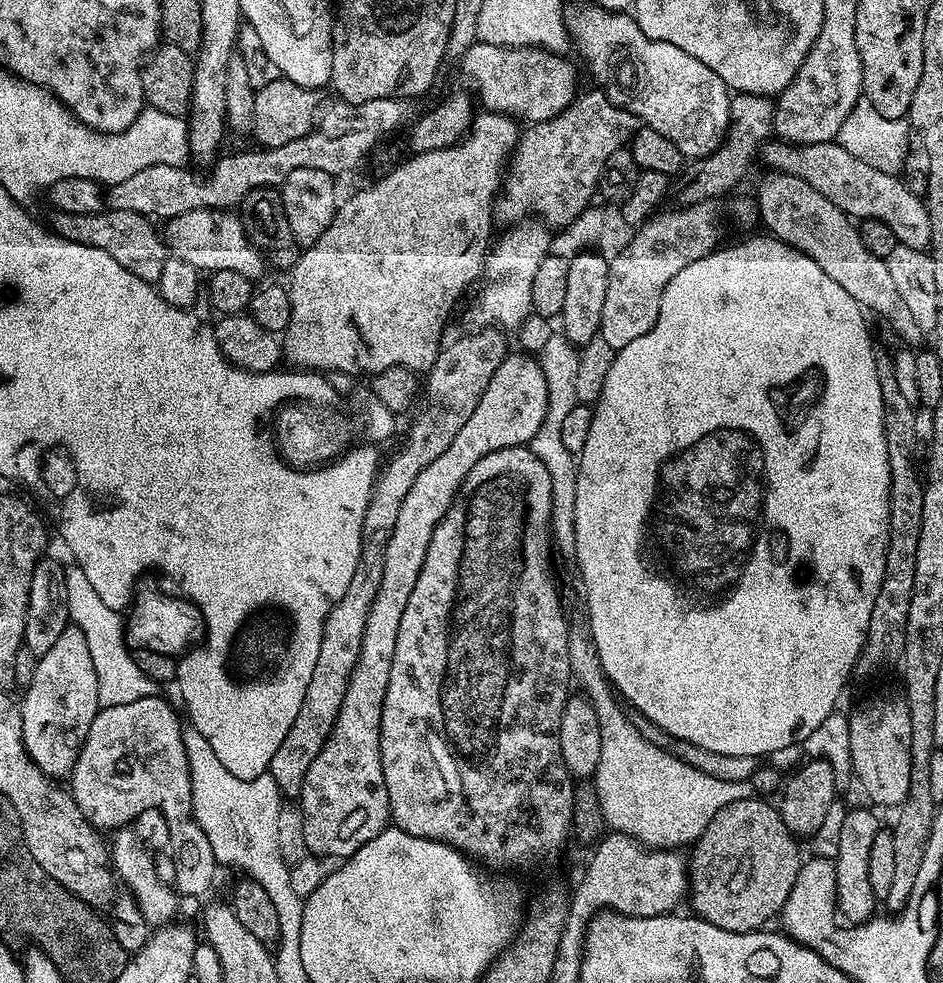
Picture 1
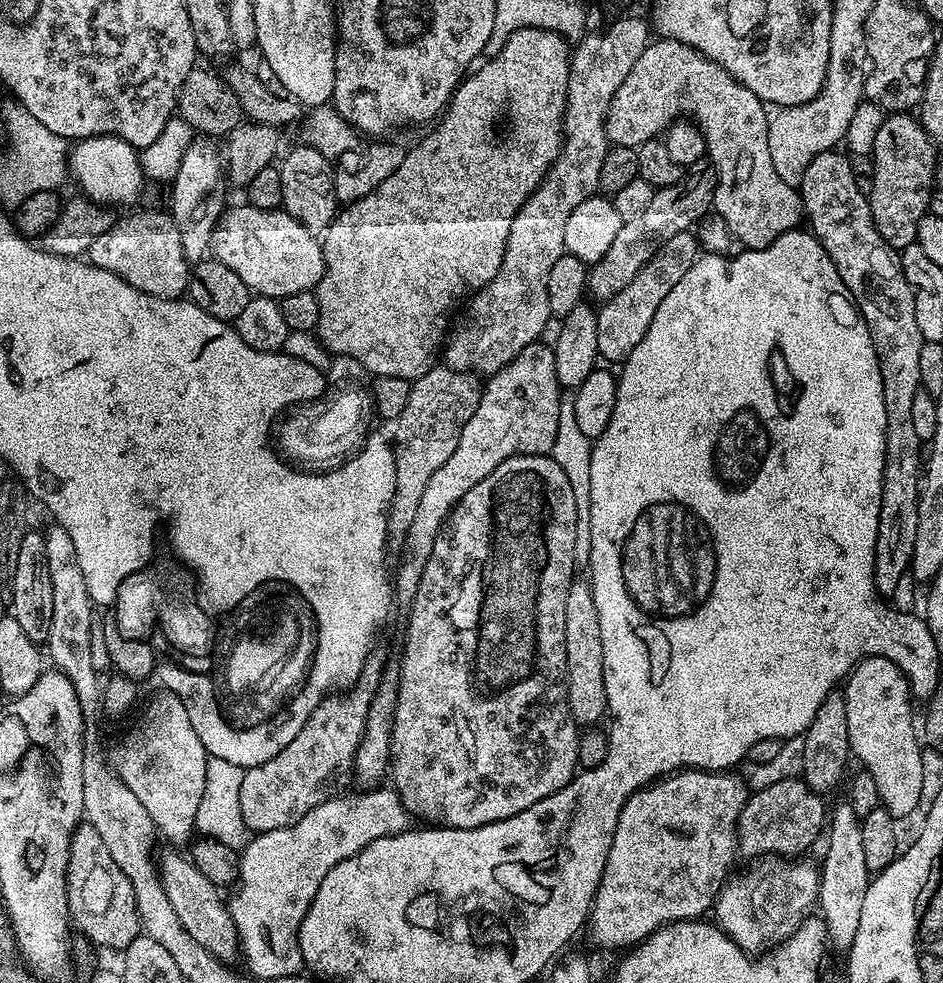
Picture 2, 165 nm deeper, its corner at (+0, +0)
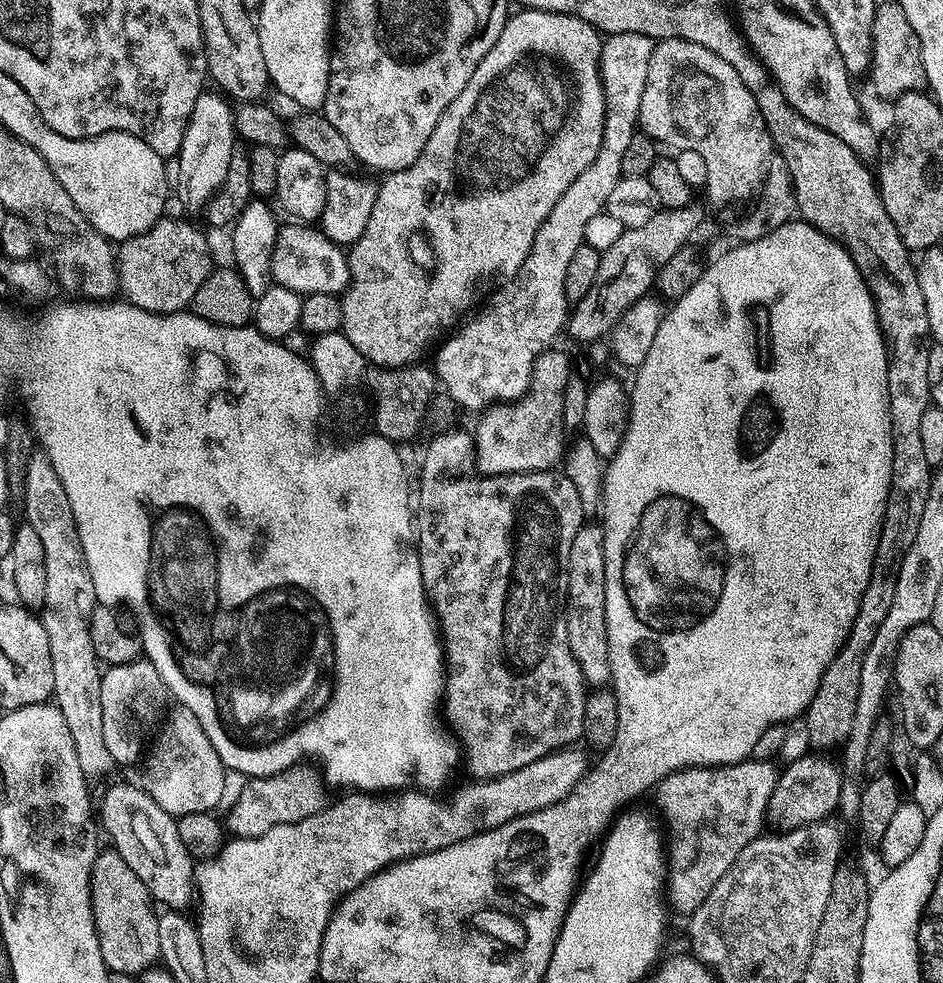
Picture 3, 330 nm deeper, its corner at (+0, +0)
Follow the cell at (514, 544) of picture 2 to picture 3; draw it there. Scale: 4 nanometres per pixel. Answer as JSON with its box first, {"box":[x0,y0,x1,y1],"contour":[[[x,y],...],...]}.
{"box":[414,428,590,778],"contour":[[[452,428],[449,432],[440,432],[428,444],[428,449],[424,452],[424,457],[420,460],[420,493],[414,496],[414,543],[416,551],[420,554],[420,569],[422,570],[422,580],[424,589],[428,593],[428,597],[438,619],[438,626],[442,631],[442,643],[446,655],[446,700],[452,703],[452,712],[456,715],[456,720],[460,723],[460,730],[463,743],[466,745],[466,764],[468,760],[468,768],[474,775],[480,776],[476,778],[495,778],[497,776],[505,776],[508,772],[517,772],[522,766],[526,766],[530,762],[534,762],[543,756],[549,756],[551,752],[557,748],[572,746],[577,743],[584,735],[584,715],[586,714],[586,698],[590,691],[589,685],[584,679],[582,670],[578,666],[574,653],[570,651],[570,641],[566,635],[566,614],[564,607],[566,606],[566,574],[568,573],[568,559],[570,558],[570,542],[574,542],[574,534],[578,534],[581,524],[585,523],[586,513],[582,502],[578,498],[578,490],[574,486],[574,482],[570,482],[570,478],[560,470],[549,470],[547,472],[515,472],[514,474],[506,474],[505,476],[486,476],[478,471],[476,465],[476,442],[471,431],[463,432],[460,428]]]}

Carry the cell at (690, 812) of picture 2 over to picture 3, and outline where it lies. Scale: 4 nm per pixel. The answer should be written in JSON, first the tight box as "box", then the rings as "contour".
{"box":[654,758,778,914],"contour":[[[749,758],[739,760],[737,764],[713,764],[711,767],[704,768],[681,768],[680,771],[671,772],[666,779],[660,781],[654,794],[657,794],[660,798],[660,804],[664,807],[665,814],[668,815],[668,830],[672,834],[666,860],[666,876],[670,881],[670,904],[675,911],[677,908],[678,911],[684,912],[684,914],[690,914],[695,908],[702,906],[706,894],[710,894],[710,890],[714,890],[714,886],[718,886],[718,882],[724,877],[726,870],[730,870],[730,866],[734,866],[738,854],[742,854],[742,850],[746,850],[746,846],[750,842],[754,842],[756,837],[765,831],[768,819],[768,803],[770,802],[770,796],[774,794],[774,786],[776,785],[776,777],[778,775],[776,766],[771,760],[754,760]]]}

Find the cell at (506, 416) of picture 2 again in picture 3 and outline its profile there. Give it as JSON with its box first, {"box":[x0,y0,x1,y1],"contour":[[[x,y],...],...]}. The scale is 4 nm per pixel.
{"box":[474,346,570,476],"contour":[[[553,346],[536,359],[528,392],[507,405],[497,405],[483,413],[480,425],[474,428],[476,465],[486,476],[505,476],[515,472],[547,472],[561,463],[566,452],[564,423],[562,422],[562,398],[568,385],[570,369],[568,356]]]}

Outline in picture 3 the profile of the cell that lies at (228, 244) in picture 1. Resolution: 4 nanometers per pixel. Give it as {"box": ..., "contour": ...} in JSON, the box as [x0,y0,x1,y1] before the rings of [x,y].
{"box":[272,222,352,294],"contour":[[[292,222],[289,228],[281,227],[276,238],[276,249],[272,255],[272,278],[275,283],[281,284],[283,288],[289,288],[301,294],[317,292],[318,294],[340,294],[348,287],[352,278],[348,269],[348,258],[345,249],[327,240],[323,233],[318,230],[311,232],[311,227],[301,226]]]}

